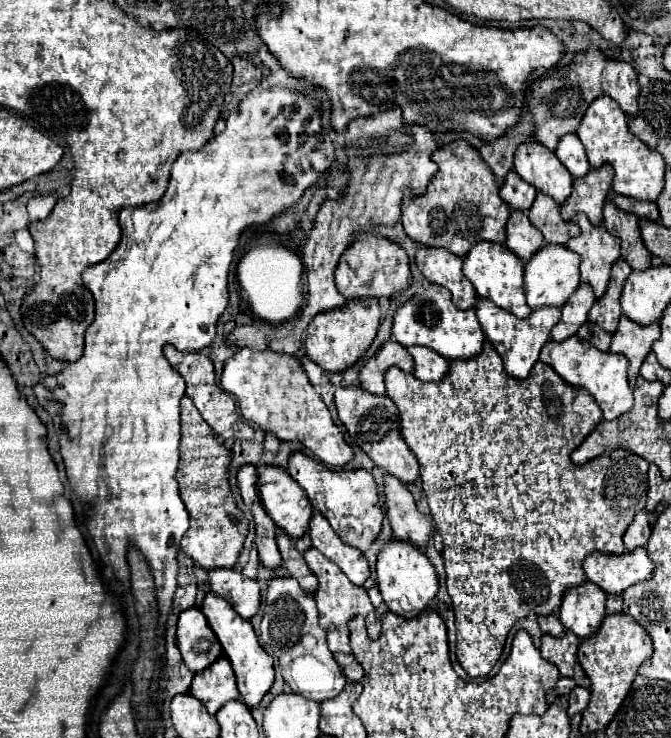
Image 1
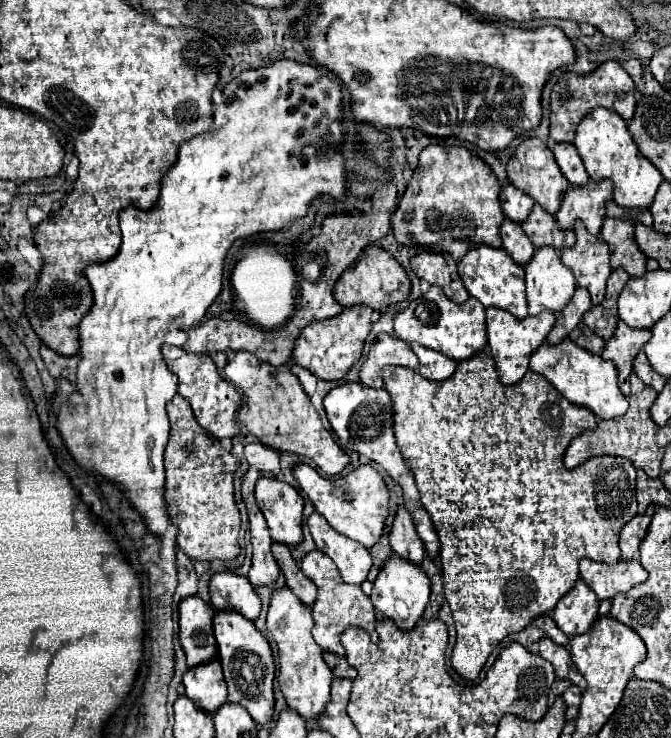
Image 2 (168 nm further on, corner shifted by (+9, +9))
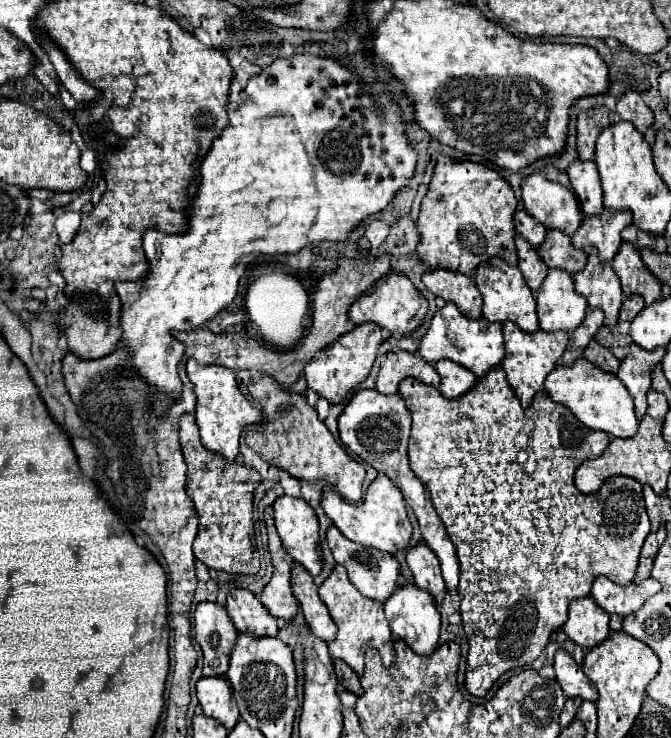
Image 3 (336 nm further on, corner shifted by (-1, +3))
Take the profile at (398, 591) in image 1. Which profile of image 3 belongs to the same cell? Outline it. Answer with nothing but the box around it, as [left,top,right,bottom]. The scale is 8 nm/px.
[385,584,441,656]

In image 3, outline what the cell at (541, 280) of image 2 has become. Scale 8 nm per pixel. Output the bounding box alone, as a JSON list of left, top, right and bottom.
[535,268,587,332]

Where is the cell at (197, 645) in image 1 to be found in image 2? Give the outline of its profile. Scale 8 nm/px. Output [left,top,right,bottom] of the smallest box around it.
[179,596,217,666]

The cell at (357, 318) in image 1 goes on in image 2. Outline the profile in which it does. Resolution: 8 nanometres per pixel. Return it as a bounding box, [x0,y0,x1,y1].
[293,306,373,380]

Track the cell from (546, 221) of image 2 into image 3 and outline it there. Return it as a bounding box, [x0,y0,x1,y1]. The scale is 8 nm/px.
[537,230,587,274]

